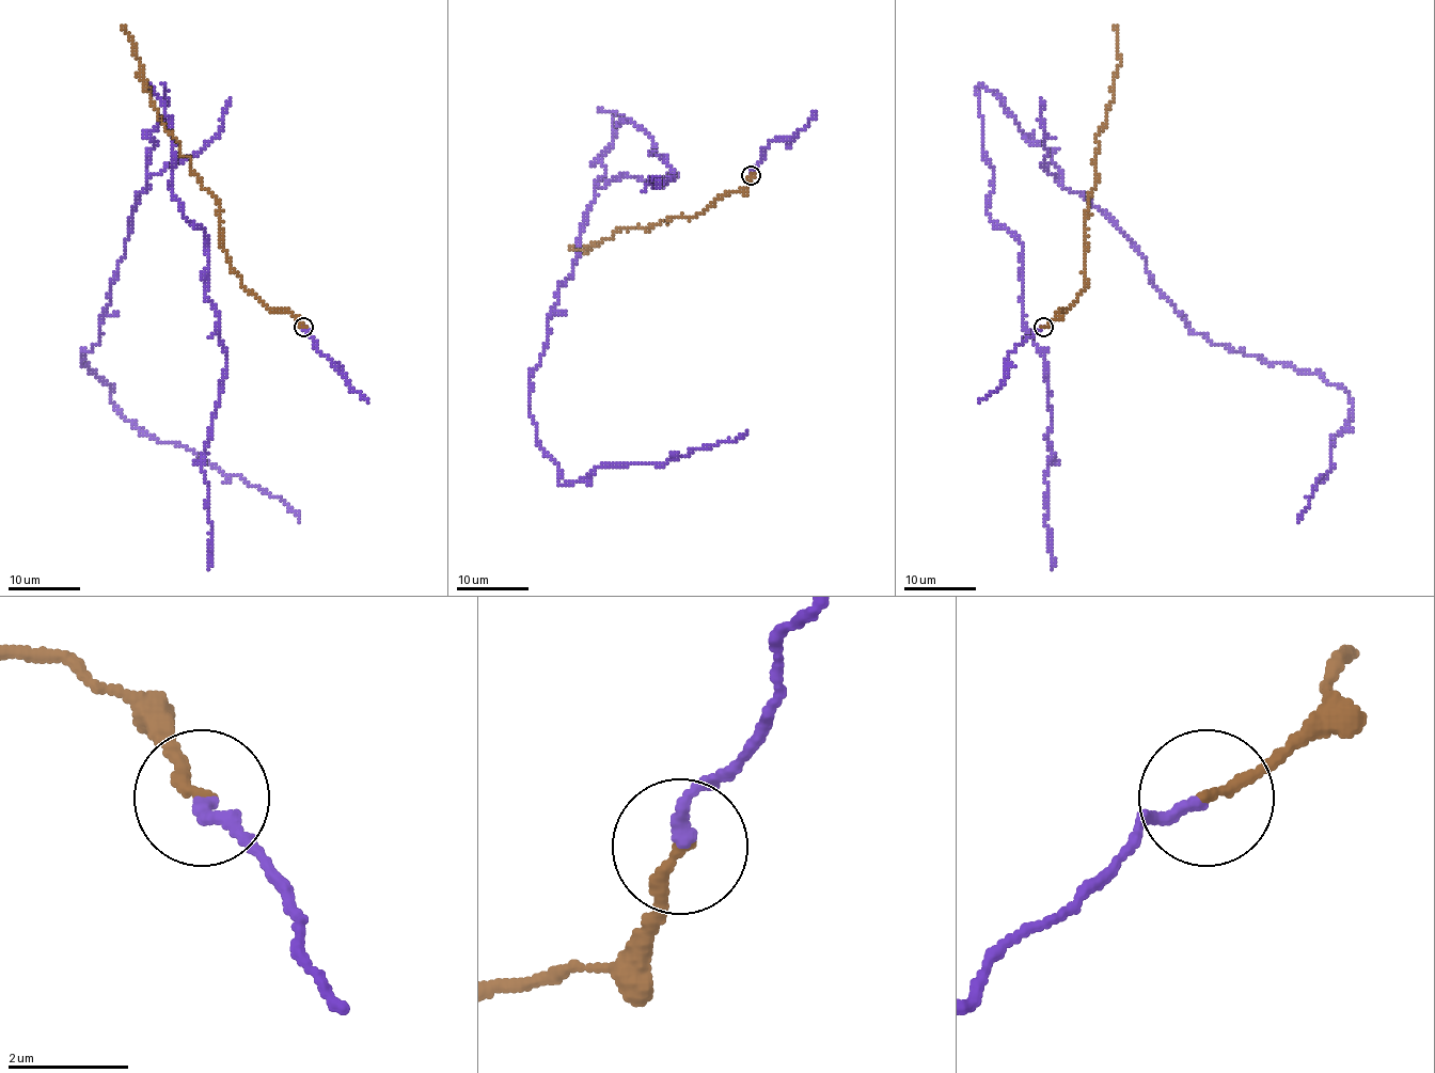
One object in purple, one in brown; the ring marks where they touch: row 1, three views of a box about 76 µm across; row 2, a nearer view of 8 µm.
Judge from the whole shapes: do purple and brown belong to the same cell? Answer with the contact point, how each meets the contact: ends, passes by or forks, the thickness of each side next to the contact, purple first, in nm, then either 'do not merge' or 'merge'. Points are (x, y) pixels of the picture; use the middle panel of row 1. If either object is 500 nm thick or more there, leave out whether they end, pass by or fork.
(751, 175) | purple ends | brown ends | 200/200 nm | merge

